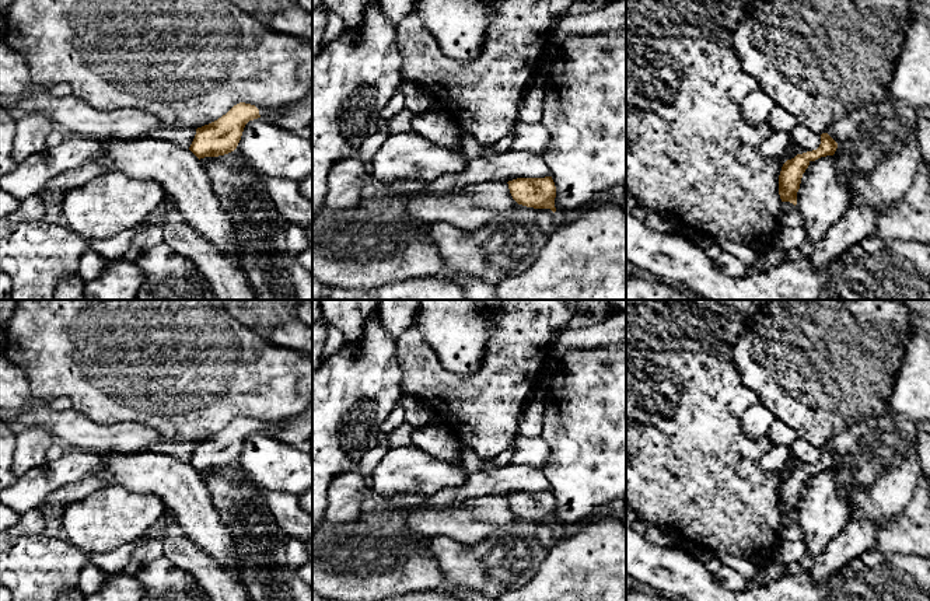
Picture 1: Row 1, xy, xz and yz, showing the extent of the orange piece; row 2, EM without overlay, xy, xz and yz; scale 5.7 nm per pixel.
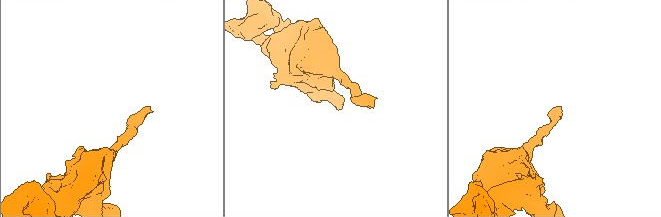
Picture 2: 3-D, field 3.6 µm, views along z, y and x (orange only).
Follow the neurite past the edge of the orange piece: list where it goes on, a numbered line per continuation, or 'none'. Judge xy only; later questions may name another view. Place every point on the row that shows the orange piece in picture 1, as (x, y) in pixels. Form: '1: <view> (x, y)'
1: xy (299, 116)

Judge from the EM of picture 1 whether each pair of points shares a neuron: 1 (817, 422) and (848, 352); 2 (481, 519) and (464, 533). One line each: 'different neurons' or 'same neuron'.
1: same neuron
2: same neuron

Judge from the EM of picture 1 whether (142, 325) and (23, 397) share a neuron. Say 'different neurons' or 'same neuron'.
different neurons

